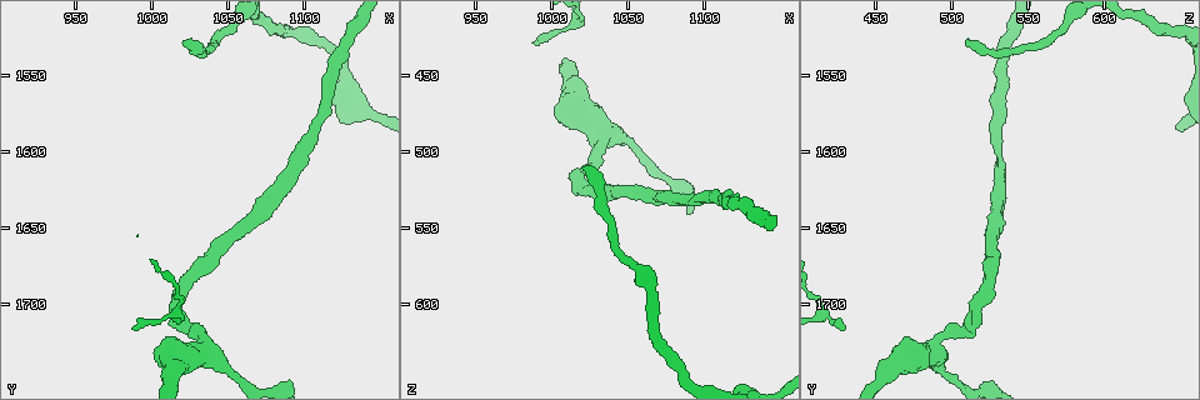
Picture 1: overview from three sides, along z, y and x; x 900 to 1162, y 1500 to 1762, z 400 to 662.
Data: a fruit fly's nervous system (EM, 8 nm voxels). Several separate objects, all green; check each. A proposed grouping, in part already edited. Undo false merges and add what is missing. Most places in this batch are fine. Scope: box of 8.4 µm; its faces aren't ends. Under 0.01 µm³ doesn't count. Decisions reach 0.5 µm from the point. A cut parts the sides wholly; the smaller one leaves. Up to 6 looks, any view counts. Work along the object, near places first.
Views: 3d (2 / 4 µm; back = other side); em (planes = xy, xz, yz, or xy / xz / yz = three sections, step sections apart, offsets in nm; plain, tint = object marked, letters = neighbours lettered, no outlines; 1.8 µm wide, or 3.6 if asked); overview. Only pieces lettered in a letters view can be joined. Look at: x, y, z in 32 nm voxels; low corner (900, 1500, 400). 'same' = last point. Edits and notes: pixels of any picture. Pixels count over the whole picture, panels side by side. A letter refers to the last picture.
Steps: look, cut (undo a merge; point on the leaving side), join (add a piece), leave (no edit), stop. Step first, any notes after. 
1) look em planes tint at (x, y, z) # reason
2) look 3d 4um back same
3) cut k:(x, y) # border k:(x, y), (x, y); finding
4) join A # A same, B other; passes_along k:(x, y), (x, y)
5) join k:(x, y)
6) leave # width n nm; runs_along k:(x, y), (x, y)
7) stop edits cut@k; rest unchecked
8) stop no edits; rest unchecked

look 3d 4um at (1034, 1730, 486) # three-way junction

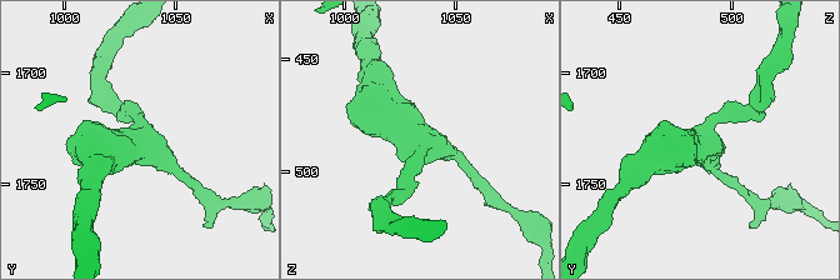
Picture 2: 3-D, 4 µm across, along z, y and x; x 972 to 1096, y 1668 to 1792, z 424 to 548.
look em 3.6um xz step 8 tint at (1034, 1730, 488) # arms 3; arm_widths 180, 220, 600 nm; shape alone is not enough

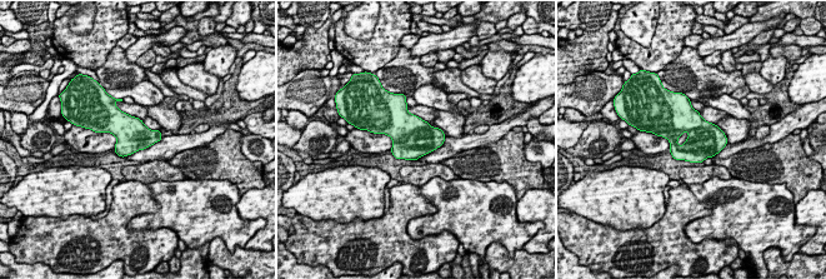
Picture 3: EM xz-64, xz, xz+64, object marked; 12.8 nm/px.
look em 3.6um xy step 16 letters same # another direction

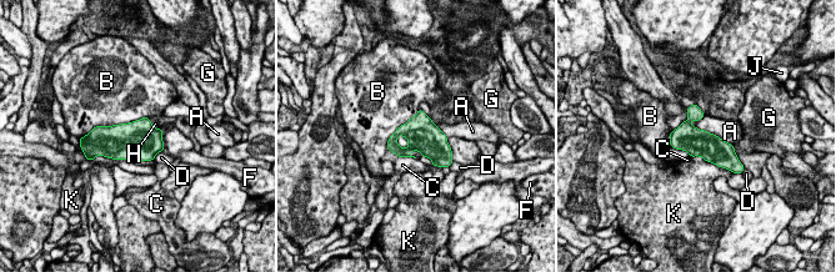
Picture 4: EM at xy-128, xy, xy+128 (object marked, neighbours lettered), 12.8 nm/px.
leave # width 300 nm; longest_contact B 700 nm; A other, B other, C other, D other, F other, G other, H other, J other, K other; one cell here

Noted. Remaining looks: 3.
look em planes letters at (988, 1716, 430)

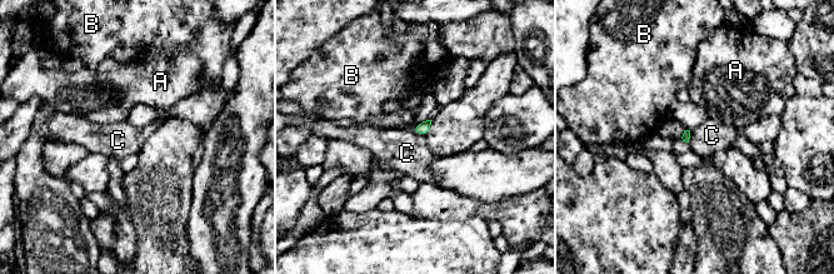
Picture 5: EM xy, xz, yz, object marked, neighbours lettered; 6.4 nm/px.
leave # A other, B other, C other; border 5:(410, 130), (425, 135); no lettered piece goes on from it

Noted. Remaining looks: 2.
look 3d 4um back at (1022, 1530, 508) # an open end

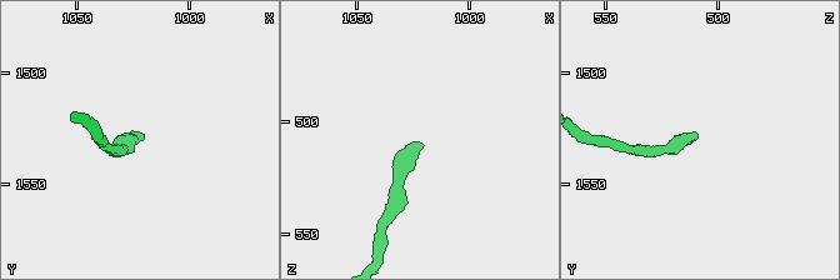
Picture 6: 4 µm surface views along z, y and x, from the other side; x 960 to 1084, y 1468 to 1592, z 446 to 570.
look em planes letters at (1023, 1529, 509) # need the tissue

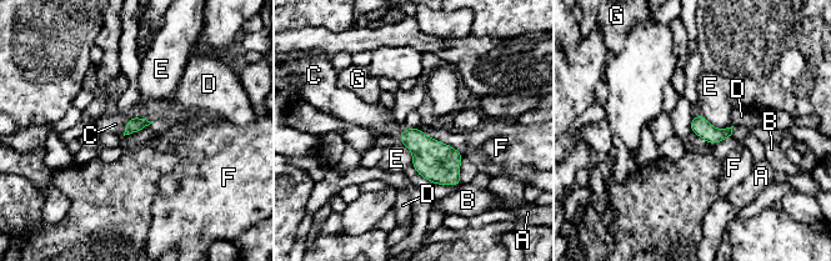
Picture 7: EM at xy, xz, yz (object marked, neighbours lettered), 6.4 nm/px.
join C # width 100 nm; A other, B other, C same, D other, E other, F other, G other; passes_along 7:(135, 124), (125, 128), (115, 124); it goes on there

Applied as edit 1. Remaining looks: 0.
stop edits join@7; rest unchecked

